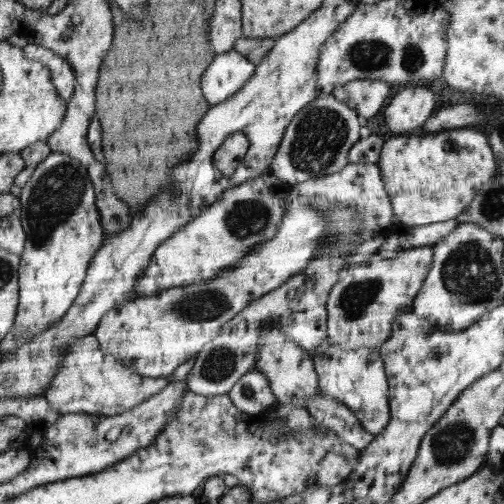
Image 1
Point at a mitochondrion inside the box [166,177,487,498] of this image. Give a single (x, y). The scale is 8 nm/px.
(452, 445)

